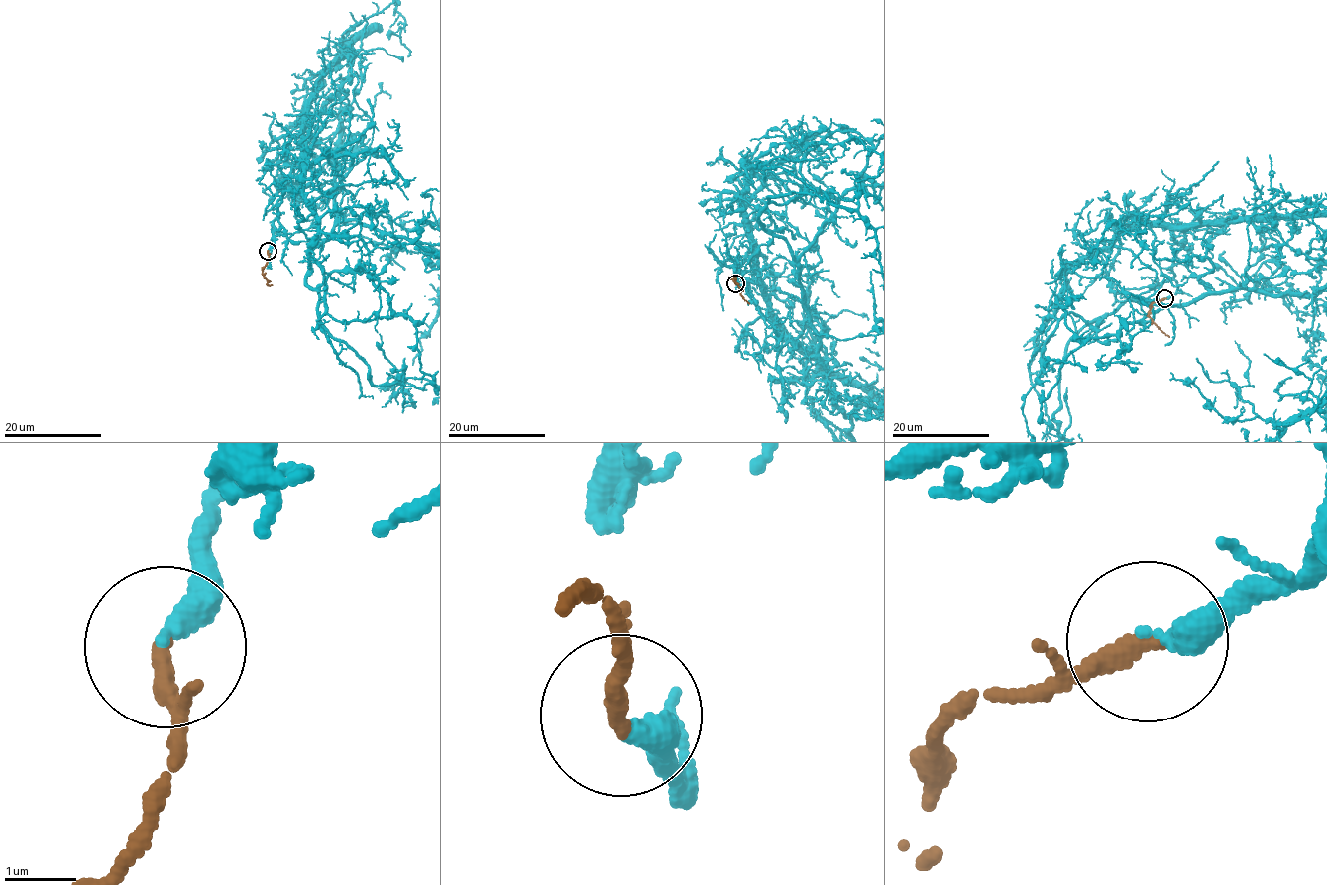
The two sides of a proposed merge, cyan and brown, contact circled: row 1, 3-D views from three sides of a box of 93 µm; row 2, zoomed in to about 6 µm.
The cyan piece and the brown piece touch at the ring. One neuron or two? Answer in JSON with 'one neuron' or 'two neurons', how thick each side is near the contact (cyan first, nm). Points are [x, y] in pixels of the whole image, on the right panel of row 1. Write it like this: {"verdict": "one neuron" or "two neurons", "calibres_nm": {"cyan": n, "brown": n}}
{"verdict": "one neuron", "calibres_nm": {"cyan": 320, "brown": 280}}

